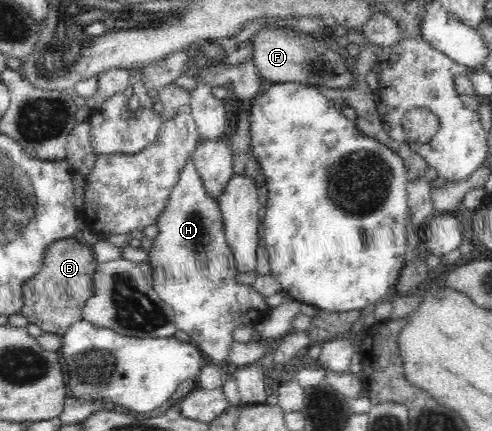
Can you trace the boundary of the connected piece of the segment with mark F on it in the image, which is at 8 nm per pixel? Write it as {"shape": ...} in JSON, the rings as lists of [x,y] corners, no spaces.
{"shape":[[[267,27],[255,33],[250,42],[253,44],[253,56],[250,59],[256,64],[258,74],[265,82],[300,82],[320,89],[347,90],[347,86],[353,86],[358,77],[358,74],[353,76],[345,58],[329,48],[322,37],[286,27]]]}

